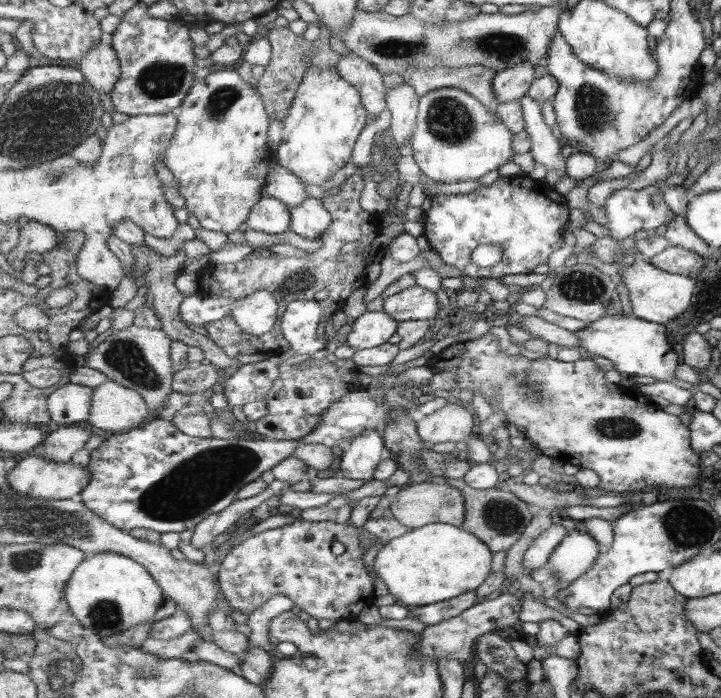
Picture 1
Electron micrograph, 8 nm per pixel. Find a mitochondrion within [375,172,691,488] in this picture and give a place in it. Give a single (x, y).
(578, 286)

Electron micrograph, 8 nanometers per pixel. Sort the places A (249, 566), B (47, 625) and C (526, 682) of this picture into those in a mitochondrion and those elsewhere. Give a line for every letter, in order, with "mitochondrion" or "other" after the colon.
A: other
B: other
C: other

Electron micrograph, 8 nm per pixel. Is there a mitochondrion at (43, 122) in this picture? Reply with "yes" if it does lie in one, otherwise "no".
yes

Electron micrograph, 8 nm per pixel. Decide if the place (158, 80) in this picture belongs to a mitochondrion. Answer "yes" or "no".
yes

